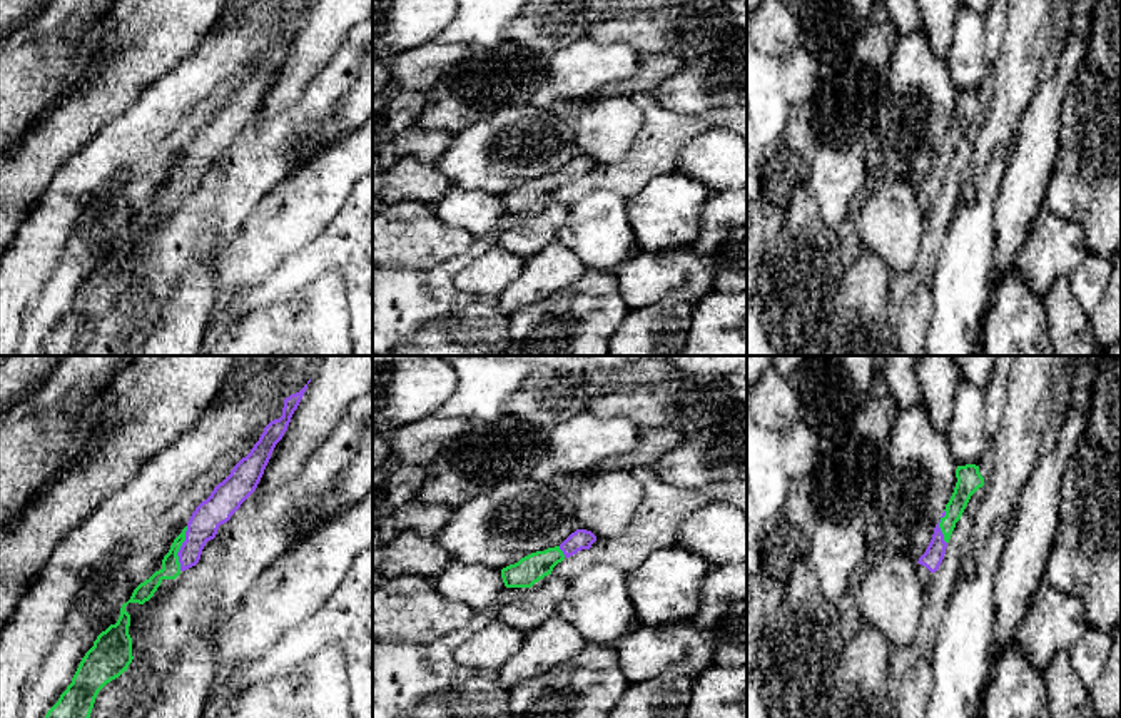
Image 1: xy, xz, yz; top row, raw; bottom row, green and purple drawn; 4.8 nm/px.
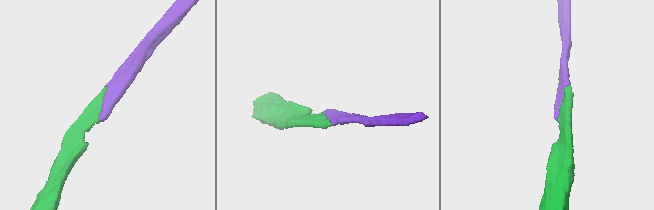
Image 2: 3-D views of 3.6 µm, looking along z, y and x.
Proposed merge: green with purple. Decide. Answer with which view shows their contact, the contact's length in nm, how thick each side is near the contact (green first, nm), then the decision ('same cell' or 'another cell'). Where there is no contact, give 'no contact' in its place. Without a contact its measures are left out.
xy | 220 nm | 100/150 nm | same cell

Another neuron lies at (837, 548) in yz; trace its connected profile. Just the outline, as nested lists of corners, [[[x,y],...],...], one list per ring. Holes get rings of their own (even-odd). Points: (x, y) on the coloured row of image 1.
[[[819,518],[810,539],[809,561],[822,596],[837,603],[845,593],[850,573],[865,559],[867,544],[860,521]]]

